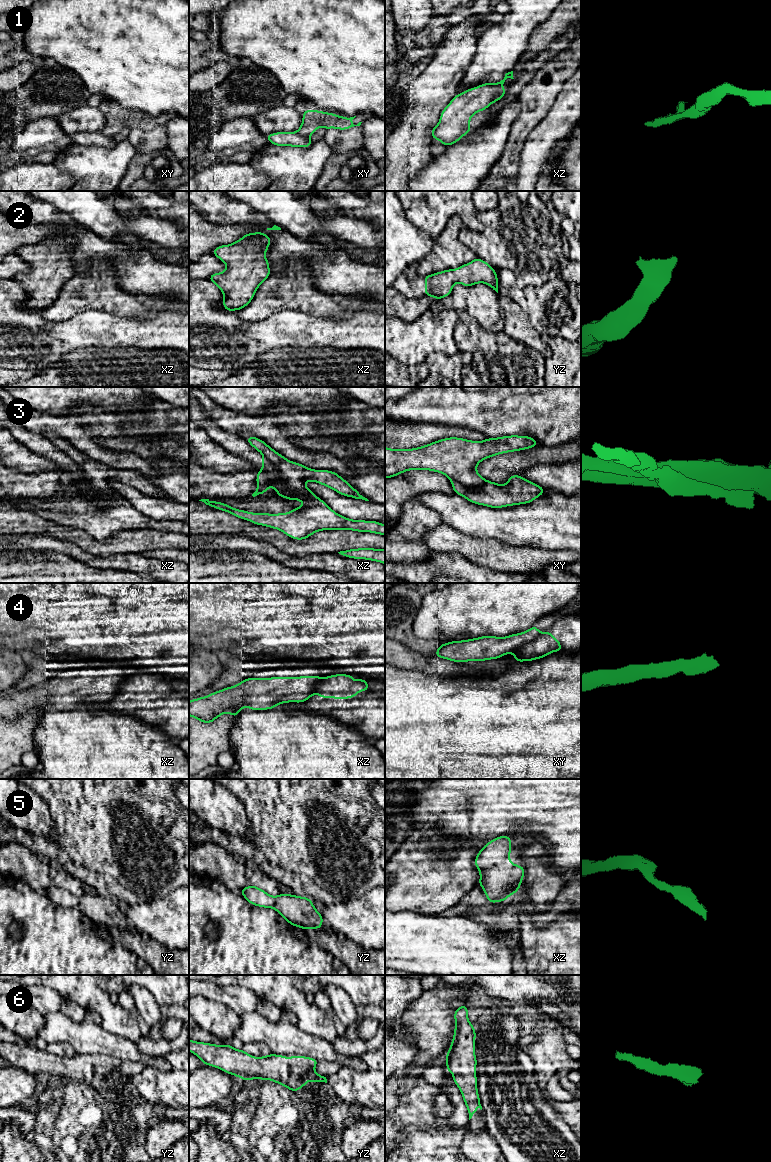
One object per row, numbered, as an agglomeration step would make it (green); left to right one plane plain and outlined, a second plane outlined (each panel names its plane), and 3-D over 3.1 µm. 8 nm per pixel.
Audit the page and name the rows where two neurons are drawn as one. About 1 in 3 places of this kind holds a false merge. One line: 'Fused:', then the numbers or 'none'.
Fused: 1, 3, 4

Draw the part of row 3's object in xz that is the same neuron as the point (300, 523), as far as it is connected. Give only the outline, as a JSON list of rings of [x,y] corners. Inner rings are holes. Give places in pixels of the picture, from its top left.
[[[266,458],[262,459],[262,470],[268,473],[270,485],[277,491],[277,496],[288,500],[299,500],[305,504],[288,513],[252,513],[235,509],[218,501],[201,499],[209,507],[226,511],[240,519],[256,525],[267,526],[282,531],[292,539],[304,540],[322,530],[353,530],[370,532],[385,536],[385,525],[377,521],[352,520],[333,511],[322,499],[315,495],[302,496],[291,490],[284,482],[282,474]]]

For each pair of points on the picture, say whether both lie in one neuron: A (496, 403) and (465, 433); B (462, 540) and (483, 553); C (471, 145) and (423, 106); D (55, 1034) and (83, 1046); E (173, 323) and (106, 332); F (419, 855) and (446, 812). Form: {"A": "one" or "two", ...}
{"A": "two", "B": "one", "C": "two", "D": "one", "E": "one", "F": "two"}

